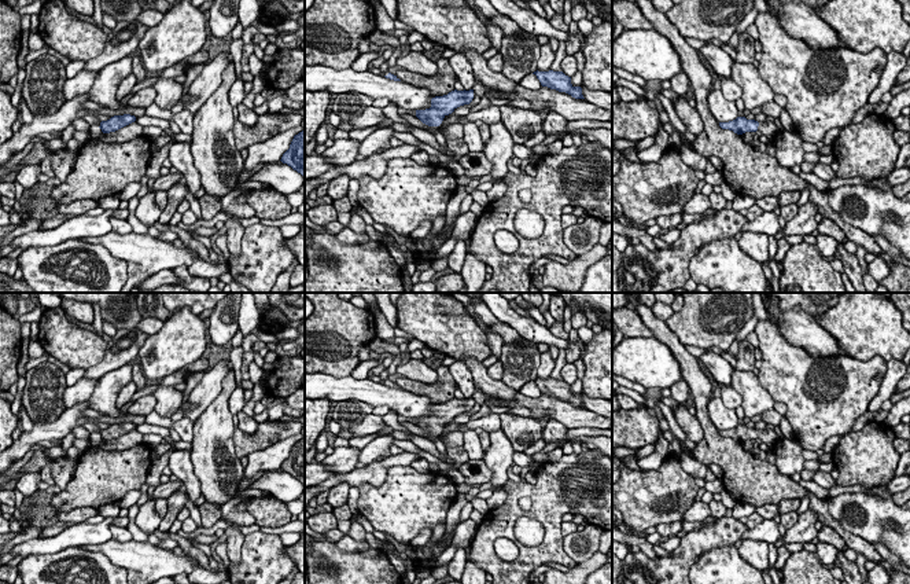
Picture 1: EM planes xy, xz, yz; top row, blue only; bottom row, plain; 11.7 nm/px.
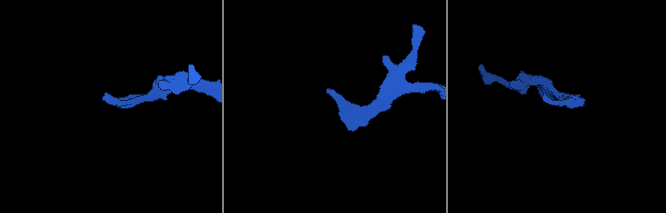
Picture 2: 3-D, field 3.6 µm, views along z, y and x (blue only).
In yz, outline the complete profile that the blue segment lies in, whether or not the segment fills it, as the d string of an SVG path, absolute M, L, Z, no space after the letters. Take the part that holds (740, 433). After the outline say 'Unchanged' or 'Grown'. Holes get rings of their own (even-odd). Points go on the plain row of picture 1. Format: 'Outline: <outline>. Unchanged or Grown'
Outline: M737 425L736 427L729 430L719 430L719 434L722 437L733 438L737 442L759 438L771 451L774 449L775 441L778 440L778 436L774 430L769 429L758 430L755 427L747 427L745 425Z. Grown

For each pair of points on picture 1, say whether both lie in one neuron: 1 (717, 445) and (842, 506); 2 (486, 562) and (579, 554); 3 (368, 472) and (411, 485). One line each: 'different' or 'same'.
1: different
2: different
3: different

